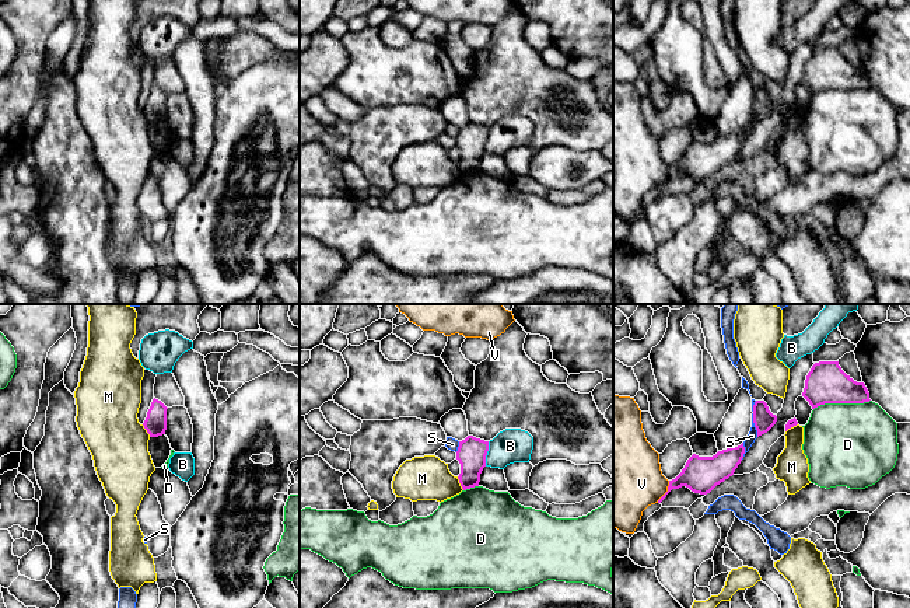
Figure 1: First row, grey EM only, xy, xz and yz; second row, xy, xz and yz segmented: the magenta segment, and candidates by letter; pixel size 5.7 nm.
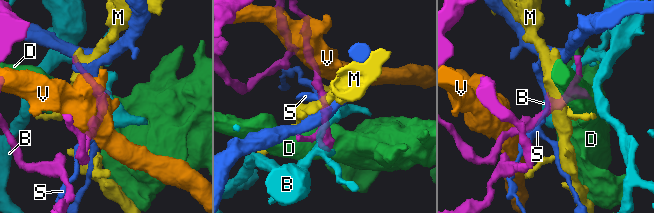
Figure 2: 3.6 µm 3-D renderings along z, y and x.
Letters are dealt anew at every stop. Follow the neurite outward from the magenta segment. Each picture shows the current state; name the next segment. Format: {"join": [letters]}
{"join": []}

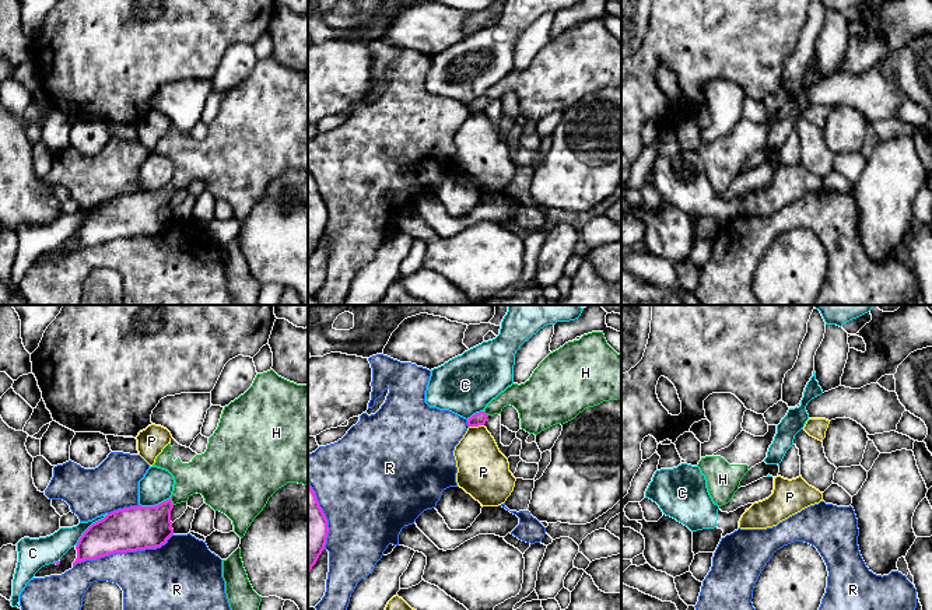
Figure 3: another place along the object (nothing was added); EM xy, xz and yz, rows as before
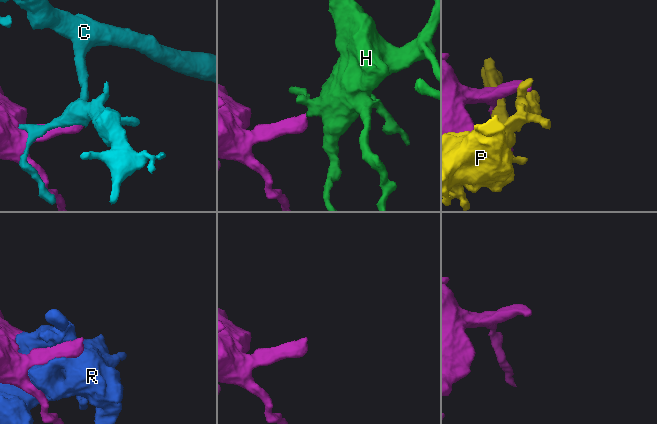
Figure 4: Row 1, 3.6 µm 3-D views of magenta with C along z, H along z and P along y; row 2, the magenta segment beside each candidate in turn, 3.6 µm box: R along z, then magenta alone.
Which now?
{"join": ["H"]}

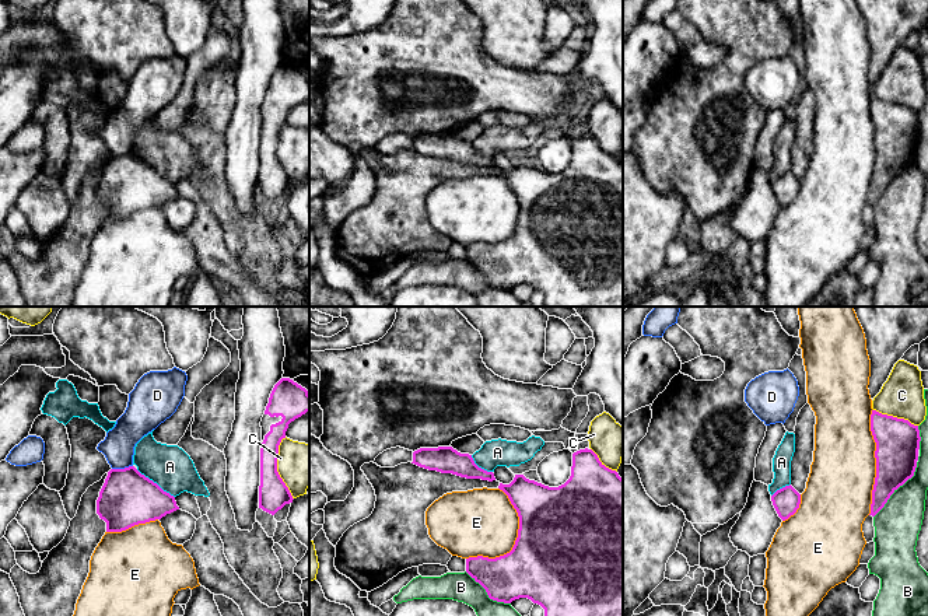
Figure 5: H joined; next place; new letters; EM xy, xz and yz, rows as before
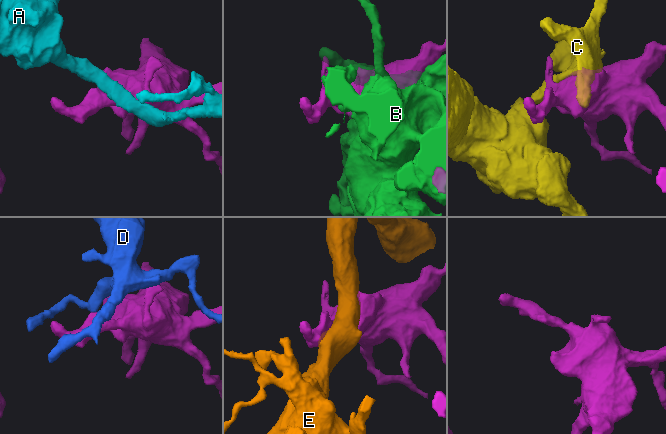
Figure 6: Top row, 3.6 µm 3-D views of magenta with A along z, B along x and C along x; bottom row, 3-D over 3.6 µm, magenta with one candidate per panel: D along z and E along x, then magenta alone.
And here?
{"join": []}

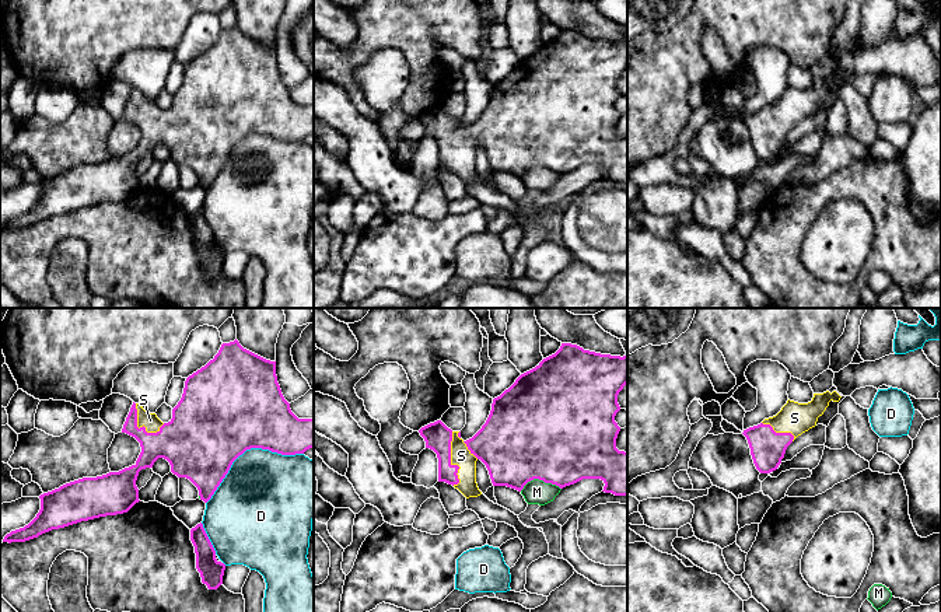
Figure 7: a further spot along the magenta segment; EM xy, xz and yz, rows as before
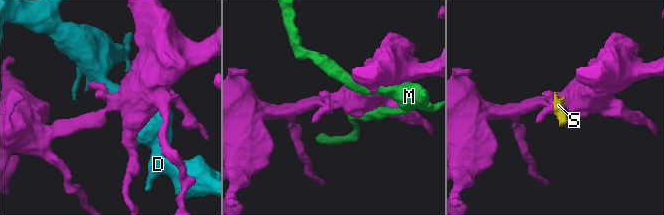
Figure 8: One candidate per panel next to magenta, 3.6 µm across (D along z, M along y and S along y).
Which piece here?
{"join": ["S"]}

